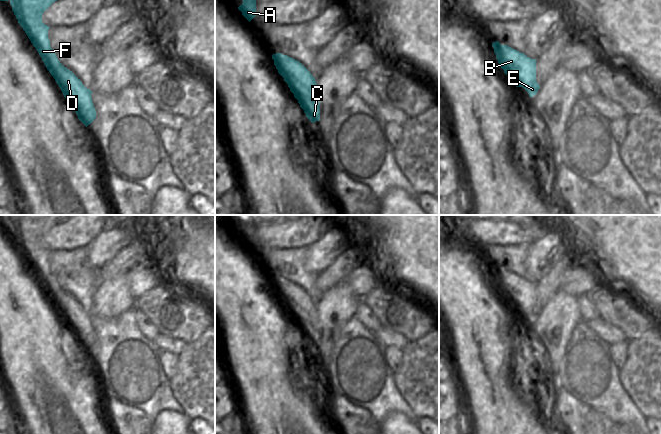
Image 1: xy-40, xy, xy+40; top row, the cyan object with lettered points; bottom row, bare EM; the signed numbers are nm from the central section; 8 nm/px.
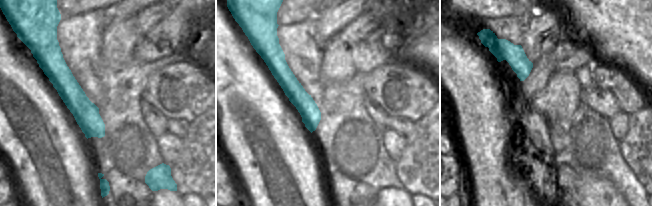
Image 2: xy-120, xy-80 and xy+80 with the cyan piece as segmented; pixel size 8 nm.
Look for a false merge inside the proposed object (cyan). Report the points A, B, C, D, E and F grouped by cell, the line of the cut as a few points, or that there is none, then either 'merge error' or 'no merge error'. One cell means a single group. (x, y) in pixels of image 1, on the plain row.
A D F / B C E | xy (284, 302), (294, 301), (307, 311), (316, 311) | merge error

